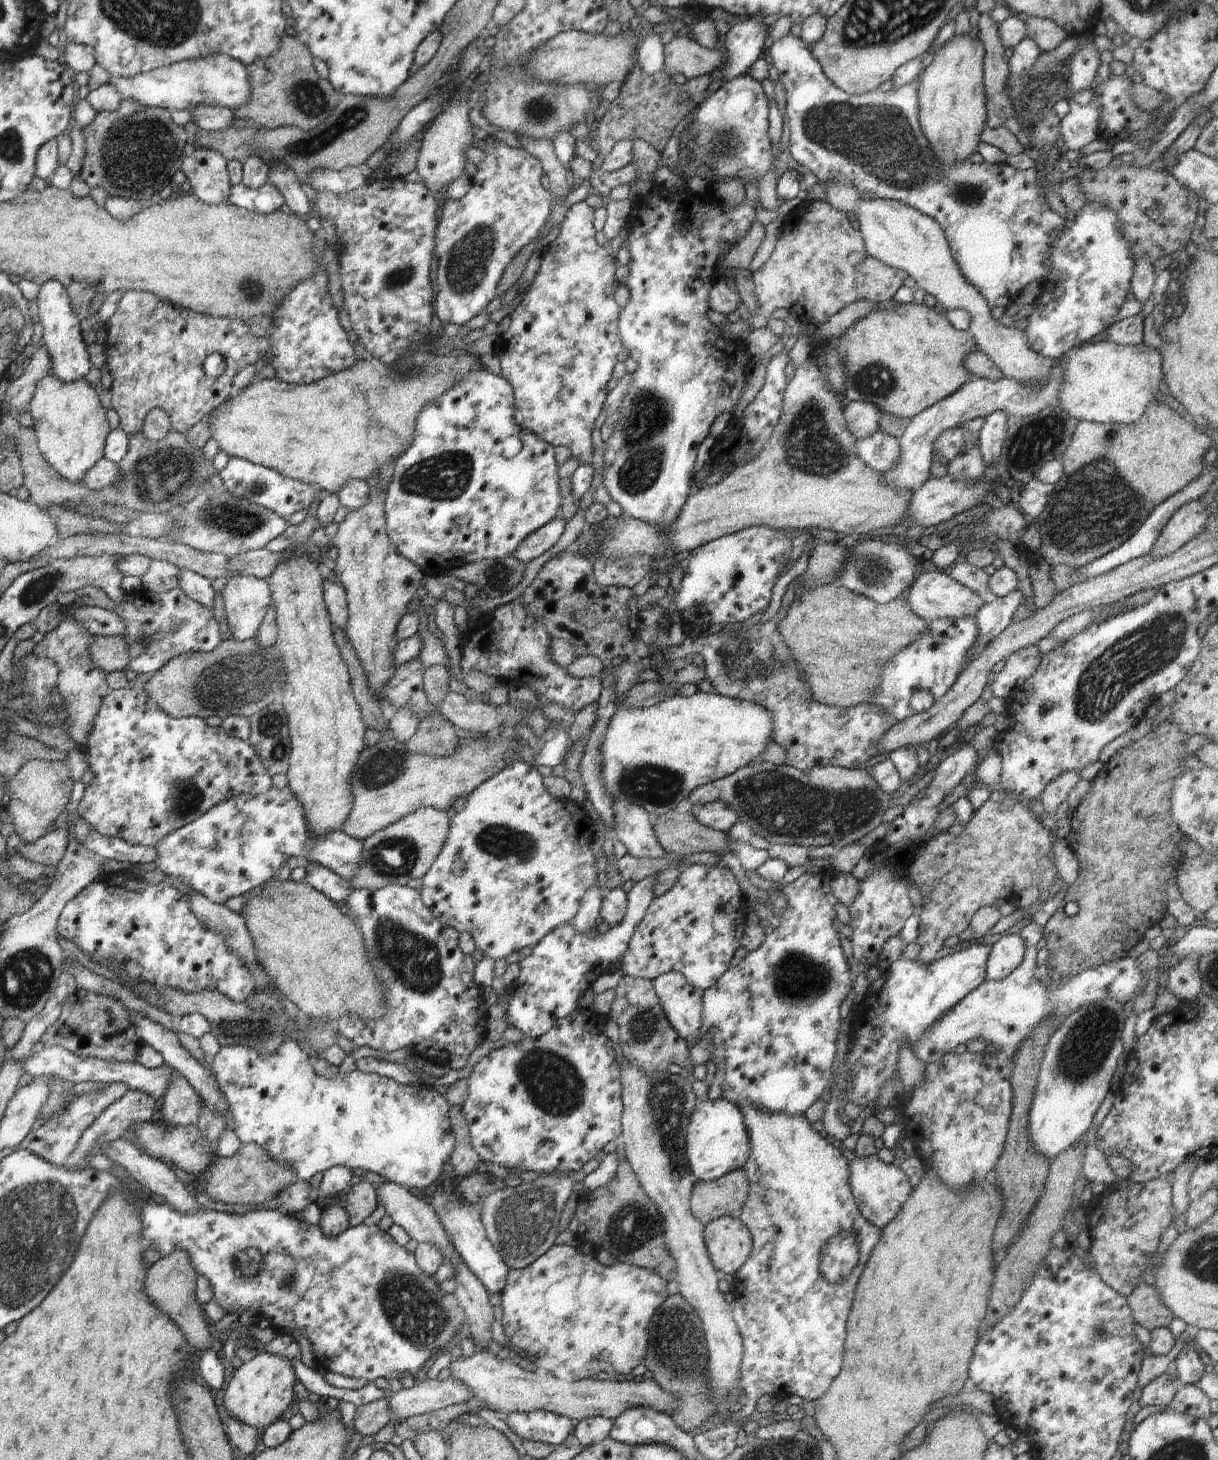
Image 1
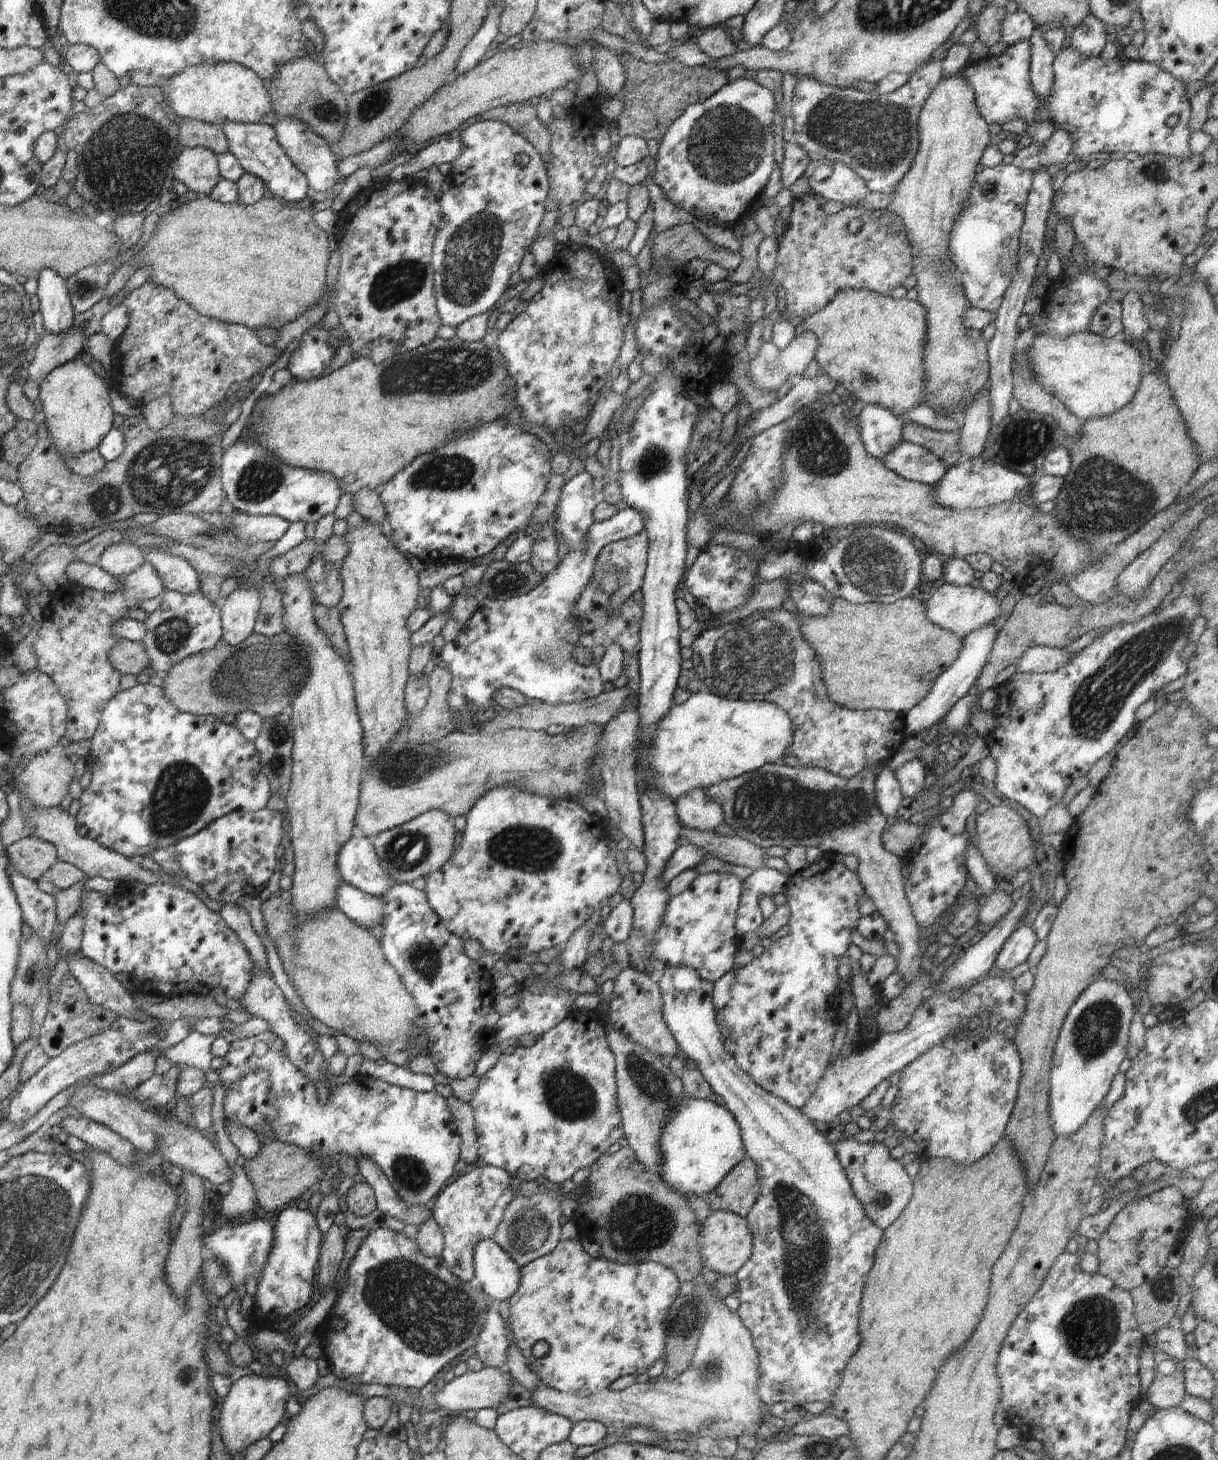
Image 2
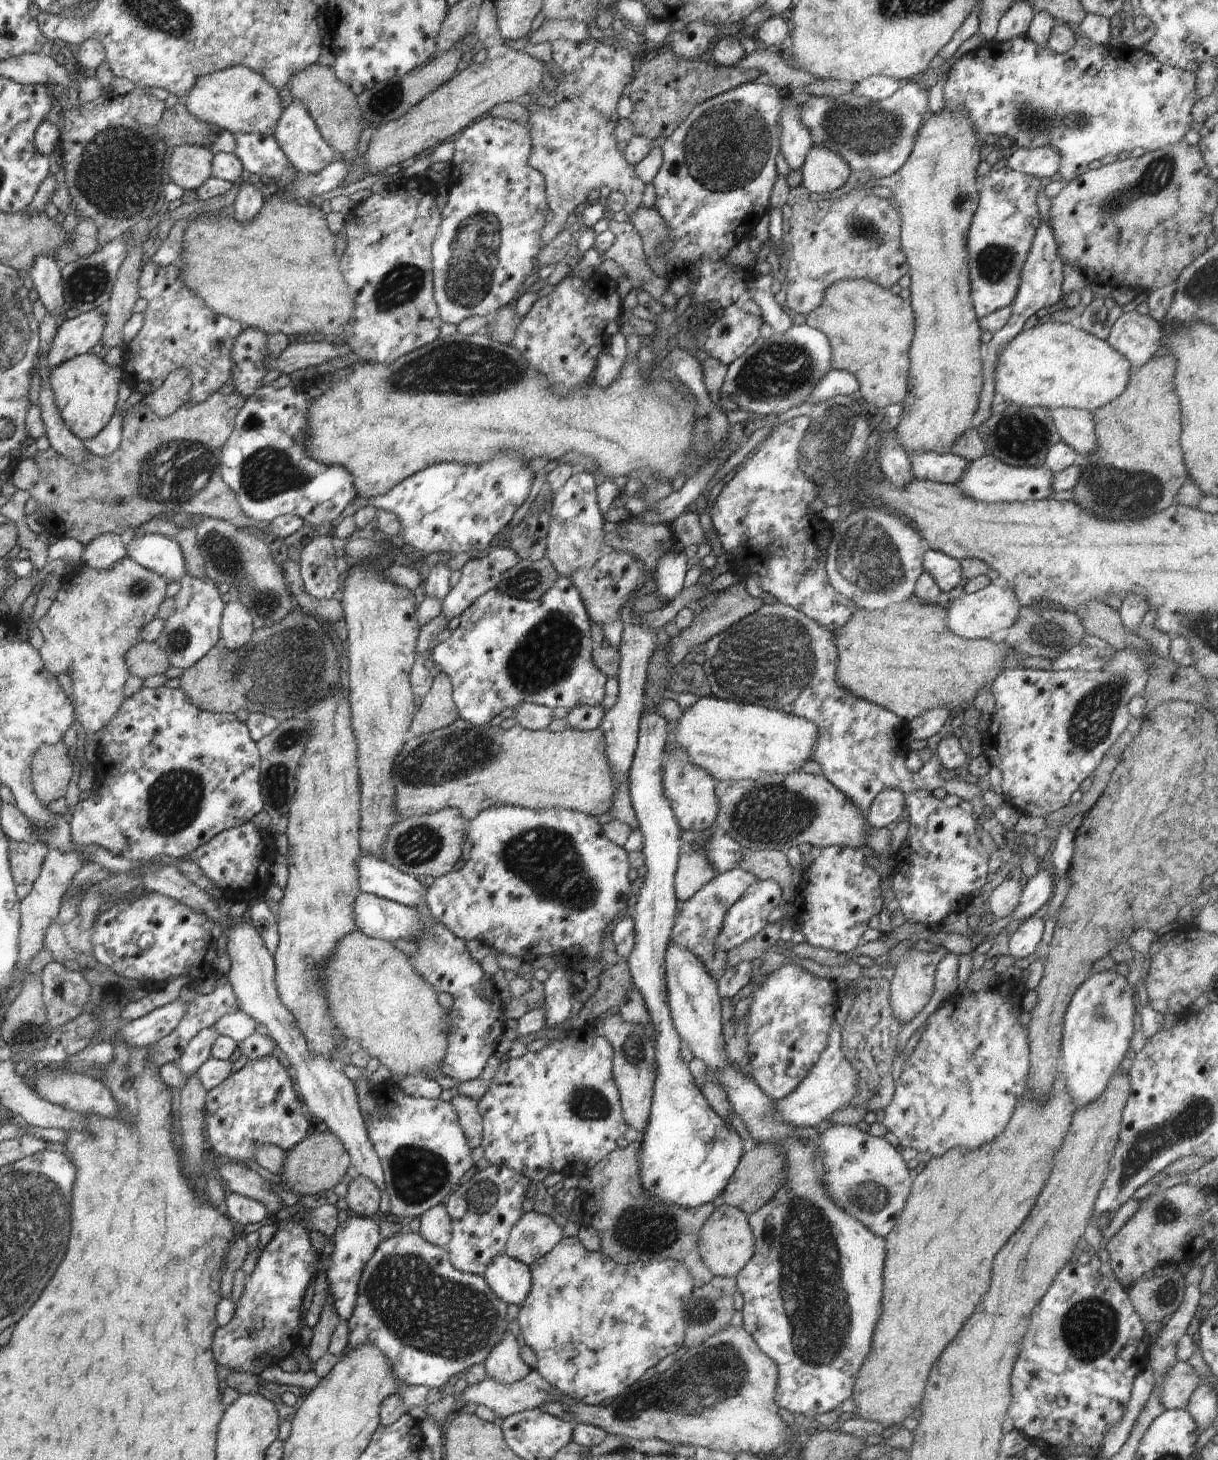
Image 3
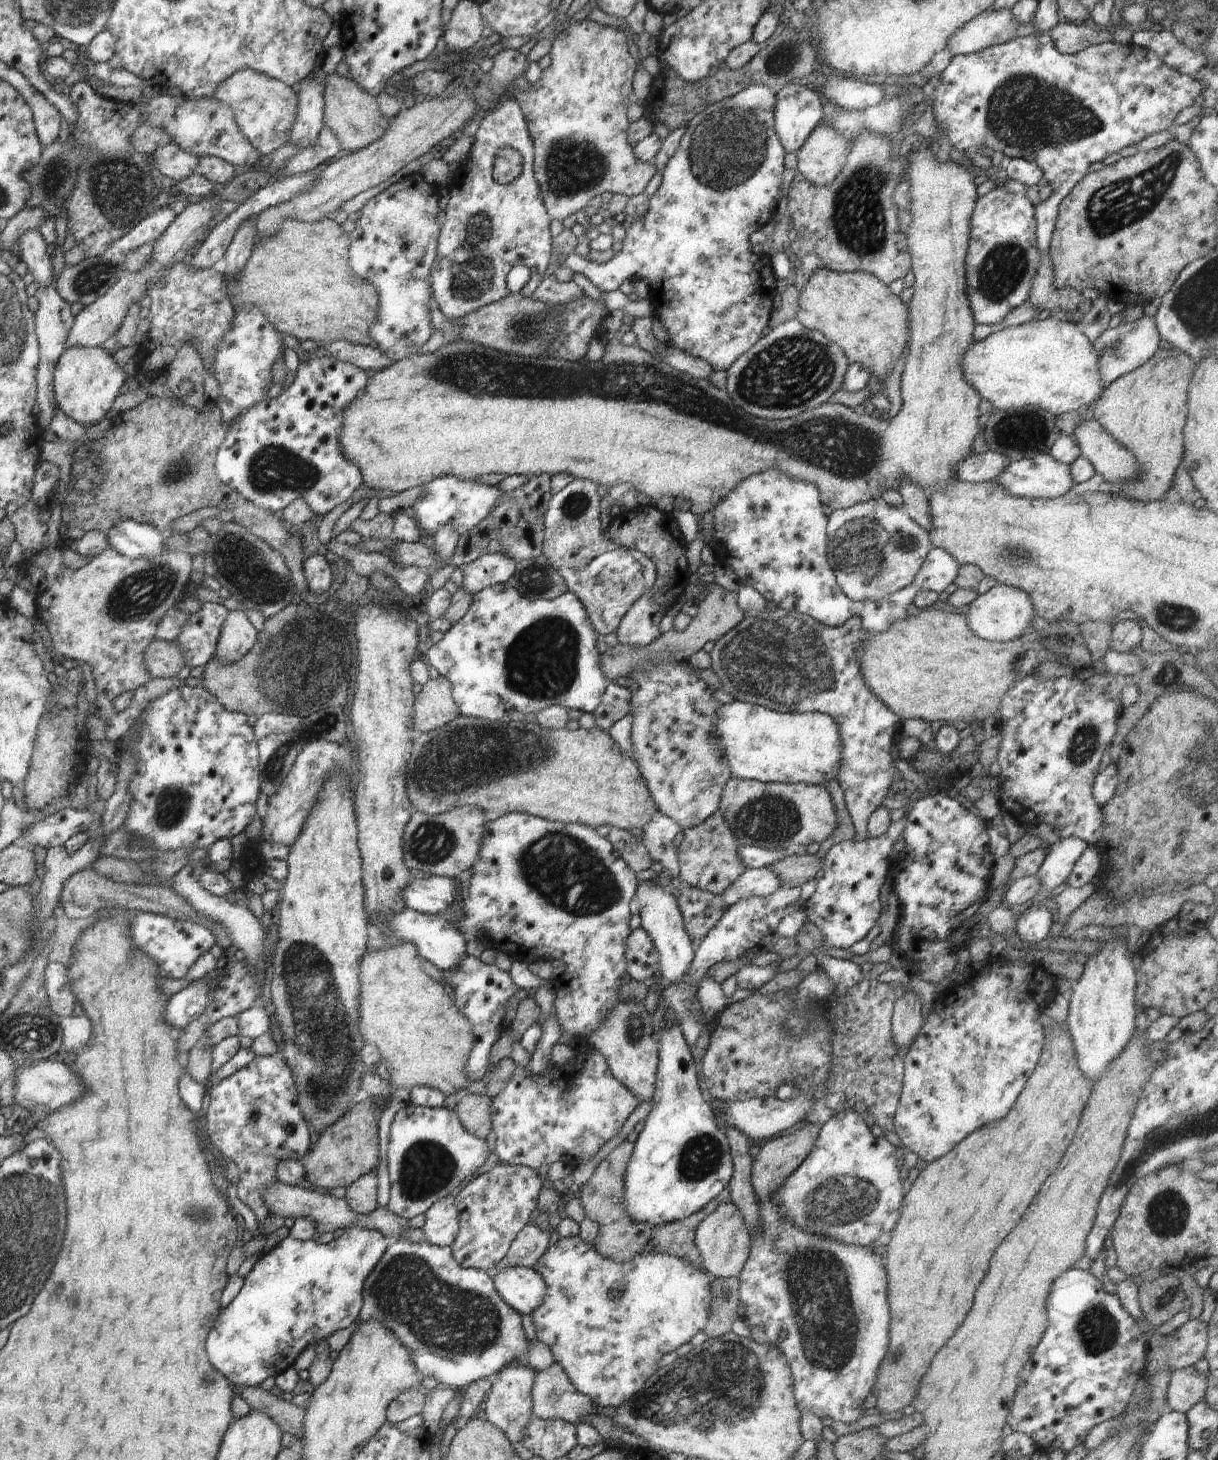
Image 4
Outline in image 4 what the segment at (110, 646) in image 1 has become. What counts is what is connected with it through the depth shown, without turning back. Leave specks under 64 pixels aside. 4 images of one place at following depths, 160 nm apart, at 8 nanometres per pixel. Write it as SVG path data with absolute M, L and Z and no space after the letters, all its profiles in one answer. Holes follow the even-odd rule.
M154 639L149 644L144 660L151 679L174 678L185 665L179 644L162 639Z

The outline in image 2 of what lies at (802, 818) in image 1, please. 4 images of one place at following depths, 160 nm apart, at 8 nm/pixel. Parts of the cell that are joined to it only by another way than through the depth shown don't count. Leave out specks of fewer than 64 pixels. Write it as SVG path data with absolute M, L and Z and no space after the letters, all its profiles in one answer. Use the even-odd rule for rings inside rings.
M764 764L754 772L709 786L703 794L723 808L725 823L736 832L734 837L756 846L816 846L824 853L856 856L858 880L894 932L894 942L900 947L896 958L898 974L908 985L918 974L928 973L927 968L931 971L931 967L920 952L920 928L904 892L901 858L888 852L881 840L886 816L876 802L876 779L876 768L864 768L856 776L844 778L818 767Z

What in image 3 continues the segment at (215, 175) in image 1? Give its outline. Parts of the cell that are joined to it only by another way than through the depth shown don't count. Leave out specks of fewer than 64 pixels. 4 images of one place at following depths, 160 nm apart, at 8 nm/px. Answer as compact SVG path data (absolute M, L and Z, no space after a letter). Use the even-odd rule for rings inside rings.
M200 145L174 147L165 173L181 189L196 190L212 177L213 156L213 152Z

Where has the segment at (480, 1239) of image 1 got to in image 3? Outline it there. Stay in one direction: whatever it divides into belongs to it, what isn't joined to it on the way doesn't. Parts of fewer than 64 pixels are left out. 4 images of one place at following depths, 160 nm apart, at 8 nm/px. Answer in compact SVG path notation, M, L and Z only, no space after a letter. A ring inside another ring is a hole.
M508 1255L493 1258L483 1274L490 1288L506 1304L519 1304L531 1291L531 1270L527 1264Z

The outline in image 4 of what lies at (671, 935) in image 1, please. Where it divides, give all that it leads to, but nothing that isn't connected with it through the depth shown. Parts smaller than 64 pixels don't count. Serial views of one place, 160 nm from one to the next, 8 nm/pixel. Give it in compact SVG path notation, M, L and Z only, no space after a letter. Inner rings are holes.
M770 868L748 869L721 895L728 908L740 899L767 897L782 887L779 876Z

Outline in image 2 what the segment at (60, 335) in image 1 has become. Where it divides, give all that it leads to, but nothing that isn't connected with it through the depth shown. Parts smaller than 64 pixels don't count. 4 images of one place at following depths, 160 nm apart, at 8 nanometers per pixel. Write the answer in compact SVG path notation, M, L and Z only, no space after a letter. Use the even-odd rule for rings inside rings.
M45 268L39 272L37 295L46 332L60 334L74 327L75 312L69 297L66 281Z

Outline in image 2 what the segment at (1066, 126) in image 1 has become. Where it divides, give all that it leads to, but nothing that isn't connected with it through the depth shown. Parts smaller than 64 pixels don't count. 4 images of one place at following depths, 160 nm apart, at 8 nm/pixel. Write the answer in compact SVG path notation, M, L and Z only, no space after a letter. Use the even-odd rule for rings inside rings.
M1057 129L1046 144L1032 144L1022 147L1013 153L1012 165L1031 173L1036 168L1062 164L1066 159L1071 159L1072 140L1066 130Z

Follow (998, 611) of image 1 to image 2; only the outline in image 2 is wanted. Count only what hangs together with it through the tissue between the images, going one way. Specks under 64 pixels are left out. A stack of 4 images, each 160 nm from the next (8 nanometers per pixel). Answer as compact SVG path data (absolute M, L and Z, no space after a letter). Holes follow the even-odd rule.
M993 623L970 632L964 640L964 648L958 654L958 658L954 660L954 664L950 668L946 668L934 682L930 693L917 705L912 708L908 713L904 714L903 725L905 737L912 735L920 737L926 732L926 728L934 726L936 722L945 719L947 714L951 711L952 707L965 695L975 690L977 679L981 676L984 666L988 662L988 656L994 648L996 638L999 638Z

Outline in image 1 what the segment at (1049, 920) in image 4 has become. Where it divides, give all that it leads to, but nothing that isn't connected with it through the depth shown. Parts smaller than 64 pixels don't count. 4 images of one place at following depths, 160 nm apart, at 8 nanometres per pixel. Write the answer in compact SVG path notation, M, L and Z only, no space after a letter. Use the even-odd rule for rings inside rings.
M1018 933L1003 934L1000 940L990 946L986 961L986 980L1001 981L1014 972L1025 957L1025 940Z

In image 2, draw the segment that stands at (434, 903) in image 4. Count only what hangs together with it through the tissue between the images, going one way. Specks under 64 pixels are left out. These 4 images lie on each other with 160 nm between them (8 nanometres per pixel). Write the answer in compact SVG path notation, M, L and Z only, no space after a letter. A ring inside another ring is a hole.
M352 837L342 845L337 865L344 882L377 897L398 884L381 865L374 845L367 837Z

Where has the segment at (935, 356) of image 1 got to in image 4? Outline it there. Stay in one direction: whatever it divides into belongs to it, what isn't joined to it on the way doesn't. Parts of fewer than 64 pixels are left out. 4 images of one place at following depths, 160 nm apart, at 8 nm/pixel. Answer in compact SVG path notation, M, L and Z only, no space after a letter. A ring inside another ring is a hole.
M817 268L810 280L801 288L798 295L799 307L797 319L802 326L810 330L821 332L836 343L848 357L850 363L858 363L871 374L871 394L876 395L881 388L881 383L892 372L896 361L901 357L908 343L910 331L909 307L903 303L898 295L890 291L877 276L867 272L841 273L829 268Z

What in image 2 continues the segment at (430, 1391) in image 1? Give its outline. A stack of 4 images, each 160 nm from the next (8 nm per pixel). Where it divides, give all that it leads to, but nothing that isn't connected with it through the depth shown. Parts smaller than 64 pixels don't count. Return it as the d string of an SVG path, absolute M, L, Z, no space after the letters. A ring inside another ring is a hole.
M483 1367L482 1370L468 1371L462 1376L456 1377L449 1383L440 1384L439 1391L433 1394L435 1403L433 1407L443 1406L450 1411L453 1416L462 1410L494 1409L500 1404L504 1404L510 1396L510 1384L512 1376L508 1372L503 1372L498 1368Z

